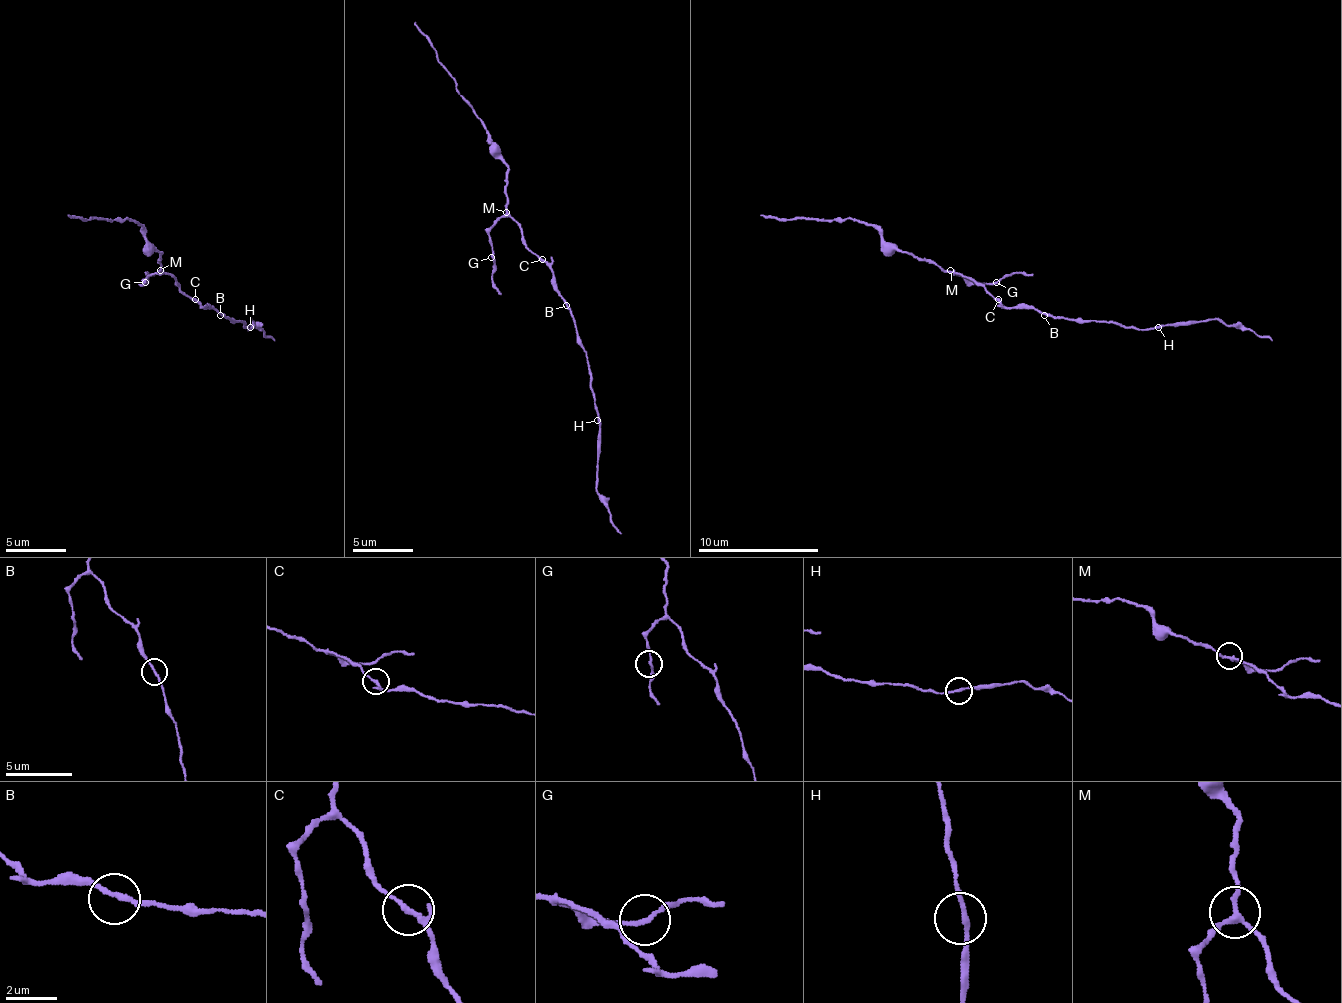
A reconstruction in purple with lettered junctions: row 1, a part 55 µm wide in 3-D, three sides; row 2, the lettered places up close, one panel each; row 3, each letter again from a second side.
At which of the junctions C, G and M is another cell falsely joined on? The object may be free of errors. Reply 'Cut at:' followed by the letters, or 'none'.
Cut at: none

